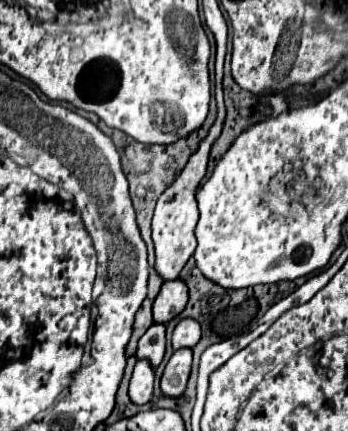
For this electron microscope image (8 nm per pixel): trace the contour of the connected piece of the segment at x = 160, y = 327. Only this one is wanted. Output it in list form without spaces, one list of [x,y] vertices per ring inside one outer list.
[[[152,324],[138,342],[136,358],[148,358],[156,368],[164,358],[164,346],[166,346],[164,330],[166,330],[164,324]]]

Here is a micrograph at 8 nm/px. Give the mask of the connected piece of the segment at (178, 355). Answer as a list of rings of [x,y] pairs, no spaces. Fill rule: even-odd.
[[[182,348],[172,354],[172,358],[166,364],[166,370],[162,374],[160,386],[164,396],[180,396],[186,388],[188,376],[190,376],[190,364],[192,364],[192,350]]]

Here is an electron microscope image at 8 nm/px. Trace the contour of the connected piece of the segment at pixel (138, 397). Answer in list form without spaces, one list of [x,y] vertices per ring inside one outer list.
[[[136,362],[130,378],[130,400],[138,406],[150,402],[152,386],[154,386],[154,368],[150,366],[150,362]]]

